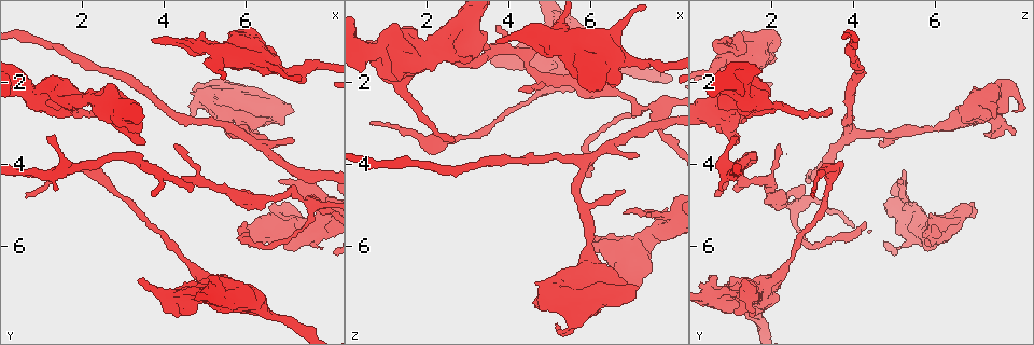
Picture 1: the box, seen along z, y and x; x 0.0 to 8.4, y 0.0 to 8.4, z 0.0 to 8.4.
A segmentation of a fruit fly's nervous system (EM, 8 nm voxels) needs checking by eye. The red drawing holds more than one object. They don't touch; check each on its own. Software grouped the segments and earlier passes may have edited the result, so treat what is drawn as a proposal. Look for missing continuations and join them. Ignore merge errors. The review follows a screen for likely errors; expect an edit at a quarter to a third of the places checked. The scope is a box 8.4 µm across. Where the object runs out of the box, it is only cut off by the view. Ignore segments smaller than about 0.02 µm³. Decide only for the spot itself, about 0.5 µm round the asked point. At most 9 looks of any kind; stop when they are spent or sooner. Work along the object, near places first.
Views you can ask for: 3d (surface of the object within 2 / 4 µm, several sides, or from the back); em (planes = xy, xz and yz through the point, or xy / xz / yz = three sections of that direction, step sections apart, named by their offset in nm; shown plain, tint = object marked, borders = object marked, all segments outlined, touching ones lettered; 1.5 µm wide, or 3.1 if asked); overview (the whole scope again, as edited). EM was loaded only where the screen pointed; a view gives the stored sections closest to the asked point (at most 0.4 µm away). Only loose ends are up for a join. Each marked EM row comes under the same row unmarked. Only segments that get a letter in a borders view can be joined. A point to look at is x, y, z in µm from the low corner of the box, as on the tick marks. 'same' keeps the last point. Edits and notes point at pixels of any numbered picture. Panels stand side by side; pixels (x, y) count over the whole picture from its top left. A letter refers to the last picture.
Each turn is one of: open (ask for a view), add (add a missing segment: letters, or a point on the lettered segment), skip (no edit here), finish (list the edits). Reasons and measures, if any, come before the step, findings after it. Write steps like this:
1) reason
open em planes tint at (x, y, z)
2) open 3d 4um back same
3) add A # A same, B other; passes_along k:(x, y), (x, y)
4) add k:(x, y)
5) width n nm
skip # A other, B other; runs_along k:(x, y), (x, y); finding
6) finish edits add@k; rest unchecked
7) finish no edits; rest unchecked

an open end
open 3d 2um at (6.80, 3.45, 4.65)

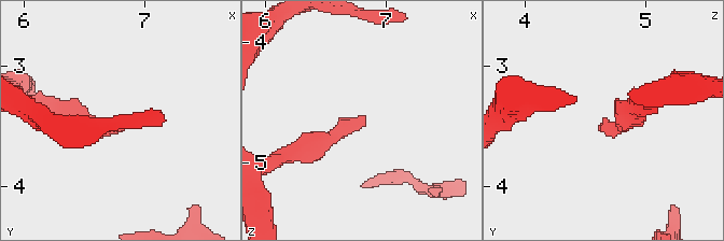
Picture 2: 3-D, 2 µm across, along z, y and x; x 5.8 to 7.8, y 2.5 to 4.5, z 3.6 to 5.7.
need the tissue
open em xz step 4 tint at (6.86, 3.48, 4.62)

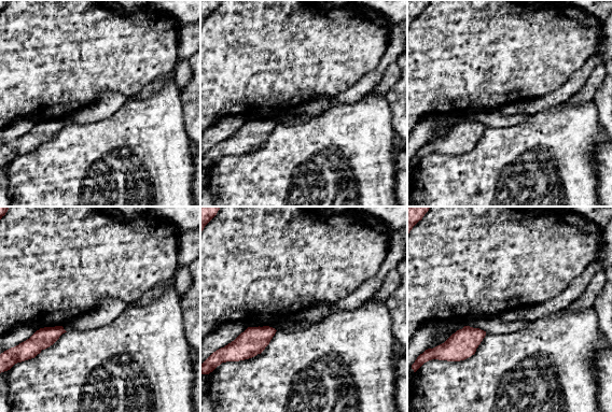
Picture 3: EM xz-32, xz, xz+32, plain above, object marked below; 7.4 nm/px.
open em xz step 4 borders same

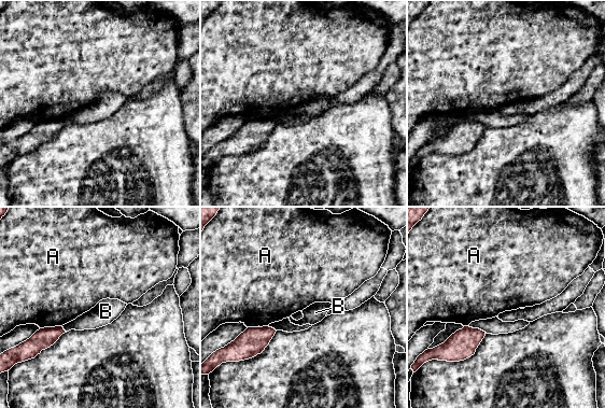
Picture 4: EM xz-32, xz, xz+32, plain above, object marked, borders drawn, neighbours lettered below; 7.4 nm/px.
skip # A other, B other; border 4:(61, 325), (45, 326), (43, 328); no lettered segment goes on from it

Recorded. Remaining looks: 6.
thin end
open 3d 4um at (2.60, 2.70, 3.45)

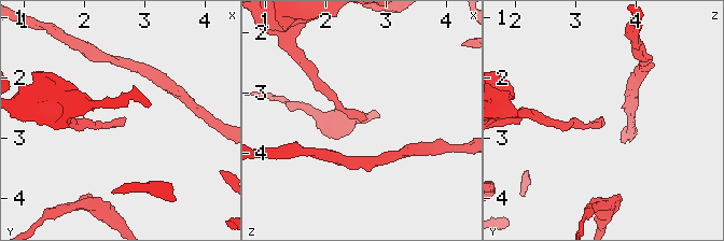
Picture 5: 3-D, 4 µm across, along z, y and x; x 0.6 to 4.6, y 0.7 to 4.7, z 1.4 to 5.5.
shape alone is not enough
open em xz step 4 borders at (2.65, 2.65, 3.45)

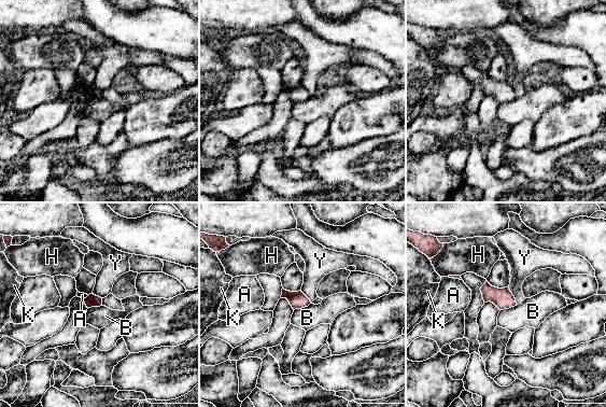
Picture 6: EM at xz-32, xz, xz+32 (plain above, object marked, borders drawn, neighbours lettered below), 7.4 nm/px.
cut it another way
open em planes borders same

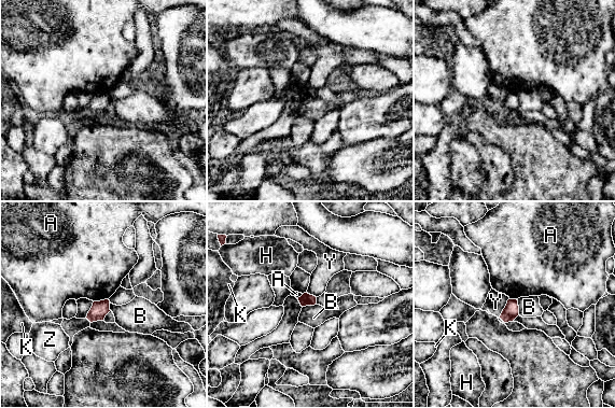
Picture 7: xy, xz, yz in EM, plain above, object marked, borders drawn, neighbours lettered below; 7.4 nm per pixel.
width 100 nm
skip # A other, B other, H other, K other, Y other, Z other; border 7:(516, 299), (519, 306), (519, 314); no lettered segment goes on from it

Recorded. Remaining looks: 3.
stops while still wide
open 3d 2um at (3.40, 6.85, 1.35)

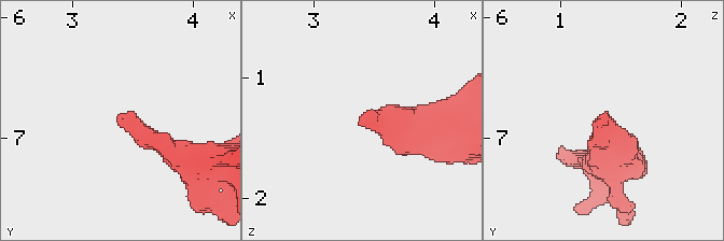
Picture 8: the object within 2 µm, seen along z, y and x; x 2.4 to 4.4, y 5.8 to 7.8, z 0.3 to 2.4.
need the tissue
open em planes borders at (3.38, 6.84, 1.36)

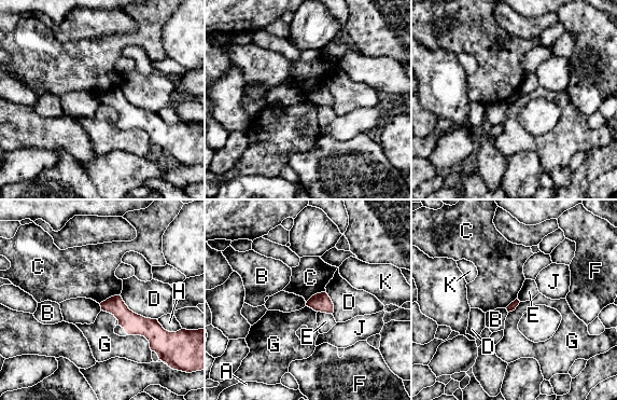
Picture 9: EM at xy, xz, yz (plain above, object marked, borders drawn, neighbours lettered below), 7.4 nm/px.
longest_contact D 340 nm
skip # A other, B other, C other, D other, E other, F other, G other, H other, J other, K other; no lettered segment goes on from it

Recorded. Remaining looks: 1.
finish no edits; rest unchecked

